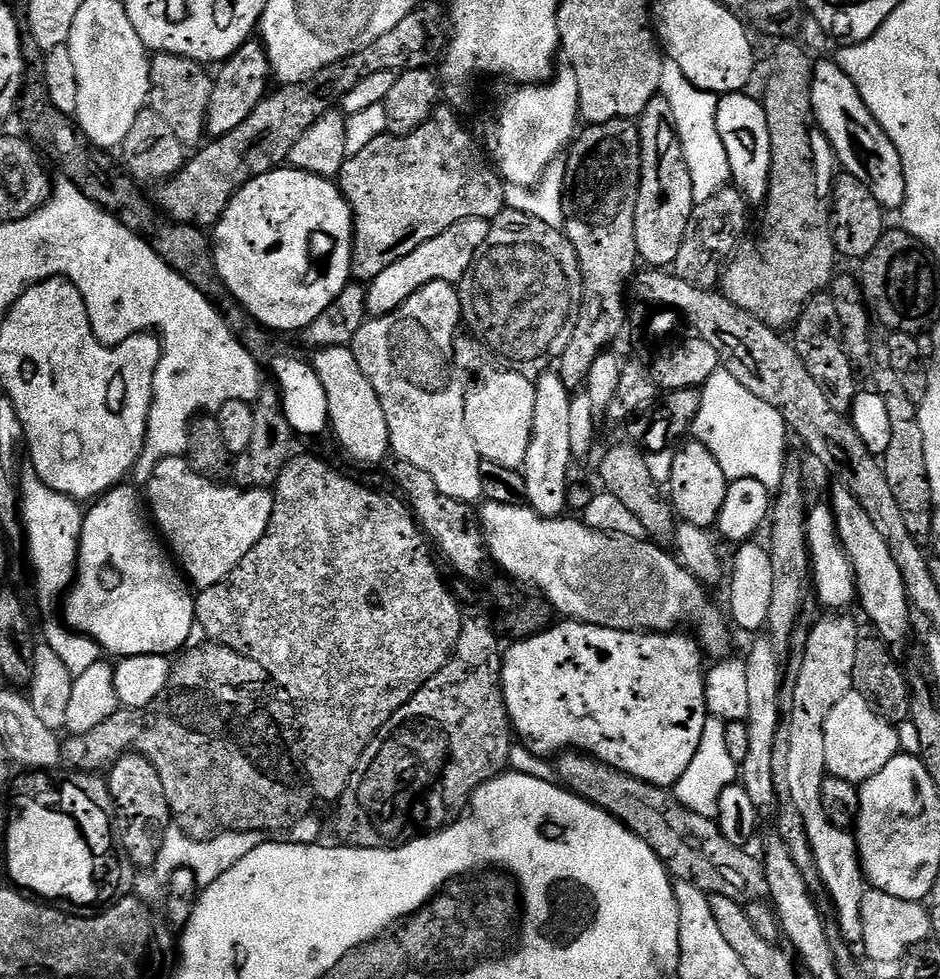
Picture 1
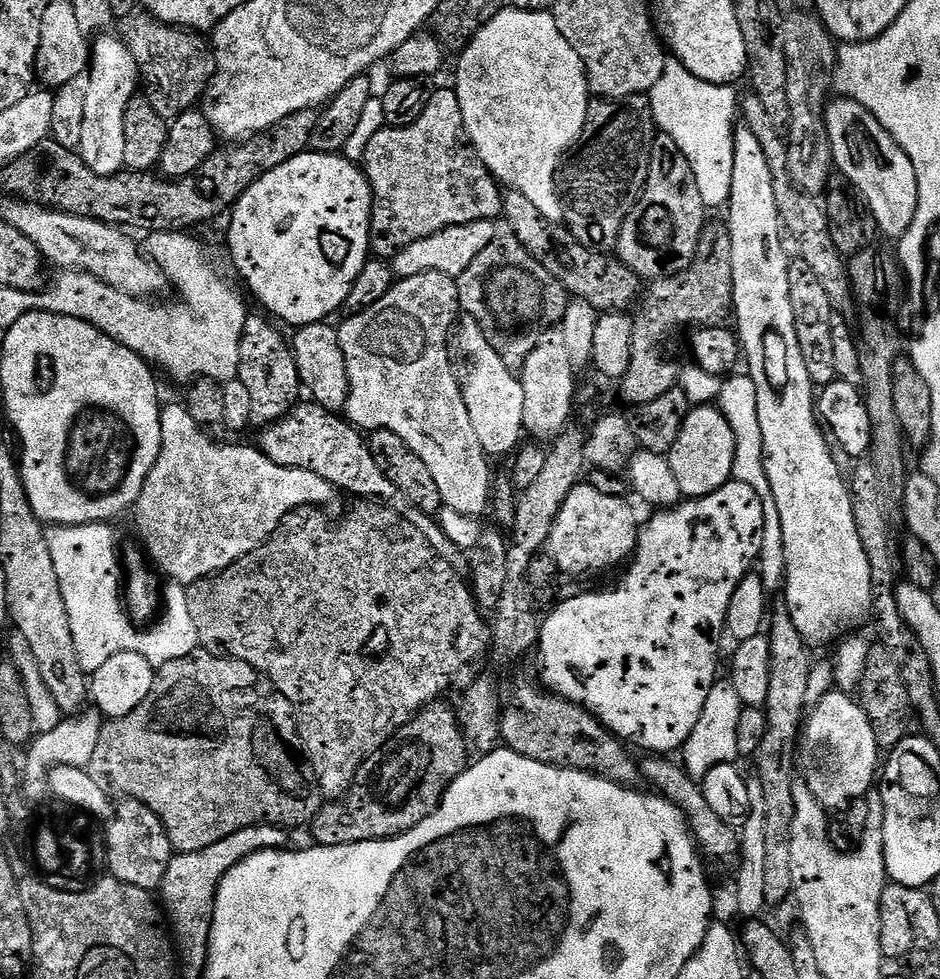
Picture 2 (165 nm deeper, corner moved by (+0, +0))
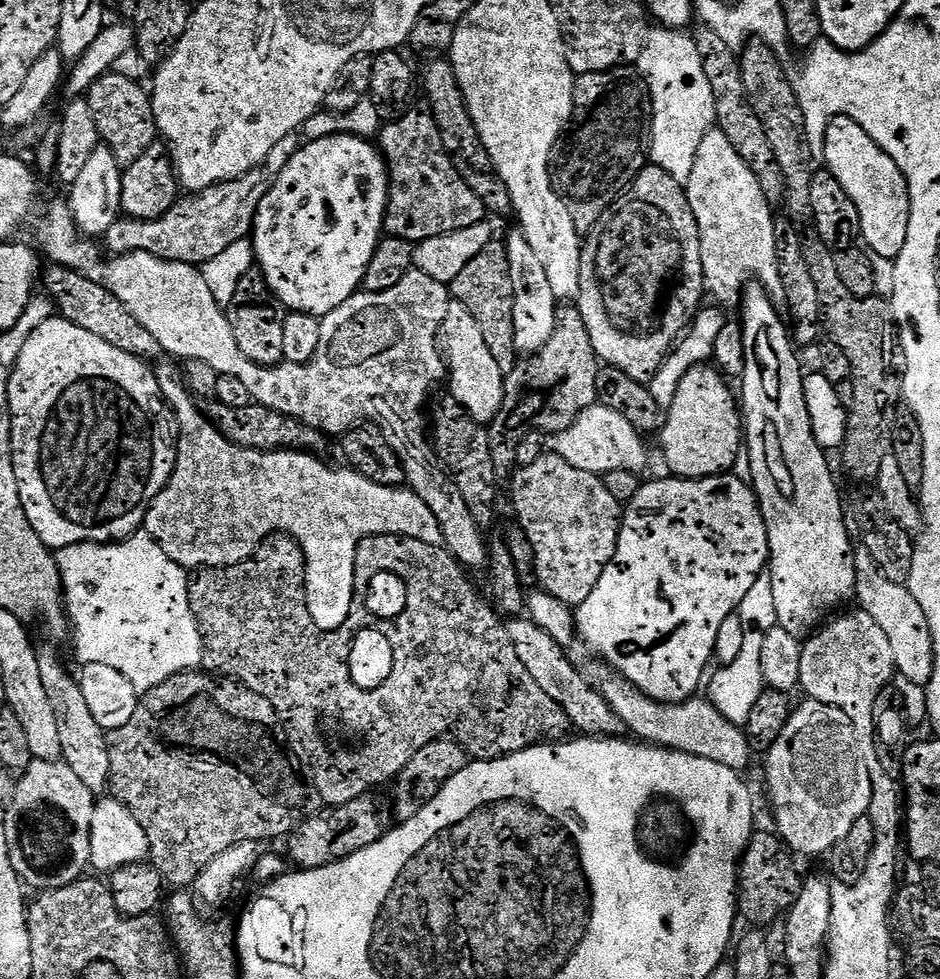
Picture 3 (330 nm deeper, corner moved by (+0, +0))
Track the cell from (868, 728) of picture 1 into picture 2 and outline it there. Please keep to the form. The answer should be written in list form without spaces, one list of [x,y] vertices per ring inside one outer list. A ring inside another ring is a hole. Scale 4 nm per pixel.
[[[827,692],[807,713],[798,745],[798,772],[803,783],[826,809],[847,809],[854,800],[864,798],[878,780],[882,749],[876,745],[874,730],[863,708],[849,693]]]

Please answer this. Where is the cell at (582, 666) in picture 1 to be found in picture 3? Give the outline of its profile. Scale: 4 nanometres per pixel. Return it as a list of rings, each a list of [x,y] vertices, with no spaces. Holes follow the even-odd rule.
[[[736,474],[707,476],[701,480],[667,478],[668,480],[652,480],[649,484],[642,485],[633,494],[632,501],[623,509],[616,552],[612,555],[612,561],[608,563],[606,570],[602,570],[602,578],[598,578],[594,594],[590,594],[590,598],[586,598],[586,602],[582,602],[574,612],[579,639],[584,639],[590,647],[596,648],[597,654],[604,659],[601,661],[619,672],[639,692],[646,693],[652,700],[659,700],[661,704],[681,704],[683,700],[693,699],[697,695],[696,687],[699,686],[700,679],[702,684],[709,671],[708,663],[712,660],[712,651],[717,651],[720,631],[726,618],[739,609],[746,594],[750,594],[750,586],[754,586],[754,582],[765,575],[766,565],[770,560],[768,528],[764,525],[764,515],[760,513],[758,497],[745,481],[744,485],[738,477],[732,475]]]

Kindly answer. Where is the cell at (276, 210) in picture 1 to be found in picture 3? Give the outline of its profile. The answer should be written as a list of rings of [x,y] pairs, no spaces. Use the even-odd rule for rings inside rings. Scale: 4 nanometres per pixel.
[[[327,136],[321,140],[308,140],[305,148],[300,148],[284,164],[284,169],[276,176],[272,189],[260,200],[260,205],[255,205],[254,219],[250,239],[254,249],[254,260],[264,271],[264,280],[272,287],[272,292],[281,300],[279,303],[293,313],[304,313],[308,316],[323,318],[329,316],[342,302],[356,295],[363,285],[366,266],[370,266],[370,258],[374,258],[374,250],[380,245],[384,232],[384,212],[388,209],[388,165],[385,164],[383,155],[378,151],[375,143],[369,142],[363,136]]]

